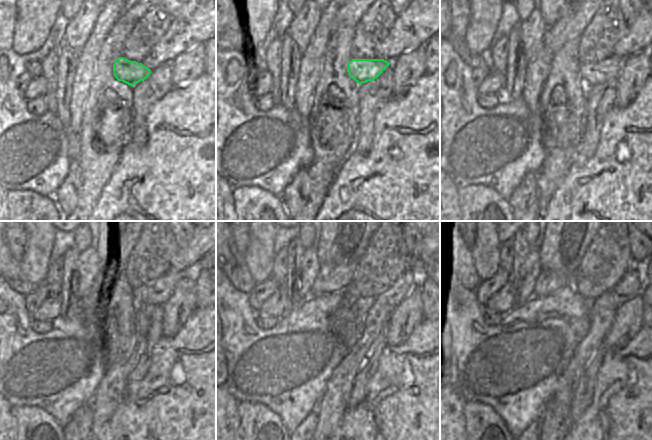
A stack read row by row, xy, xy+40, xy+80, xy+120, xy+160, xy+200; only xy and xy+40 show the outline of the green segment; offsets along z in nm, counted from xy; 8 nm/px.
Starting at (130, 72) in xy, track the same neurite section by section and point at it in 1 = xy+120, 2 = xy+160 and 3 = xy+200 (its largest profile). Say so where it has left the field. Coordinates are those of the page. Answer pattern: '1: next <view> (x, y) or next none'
1: next xy+120 (158, 293)
2: next xy+160 (413, 277)
3: next xy+200 (635, 280)

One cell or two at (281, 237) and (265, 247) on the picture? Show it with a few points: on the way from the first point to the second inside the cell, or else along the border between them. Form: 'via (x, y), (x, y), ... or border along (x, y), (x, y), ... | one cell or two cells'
border along (274, 231), (273, 251), (275, 254) | two cells

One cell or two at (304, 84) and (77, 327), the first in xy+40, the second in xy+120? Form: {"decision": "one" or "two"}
{"decision": "two"}

